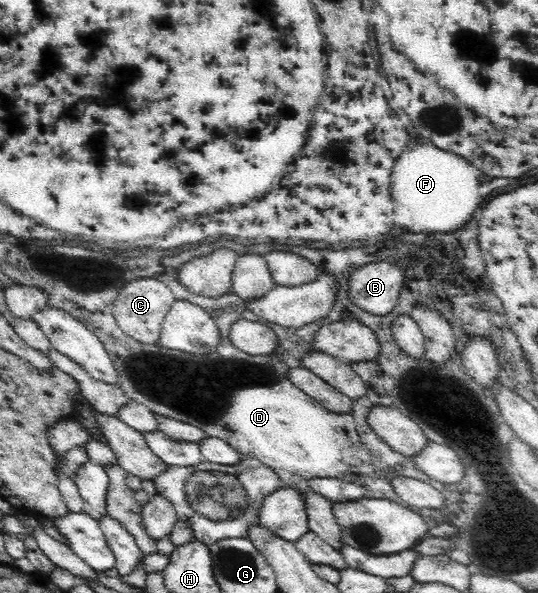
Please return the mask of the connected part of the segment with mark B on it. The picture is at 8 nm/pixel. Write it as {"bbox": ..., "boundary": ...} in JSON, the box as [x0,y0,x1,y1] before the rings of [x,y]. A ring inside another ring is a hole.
{"bbox":[346,261,404,316],"boundary":[[[378,261],[362,265],[346,281],[348,300],[367,313],[385,316],[397,305],[404,275],[398,264]]]}

